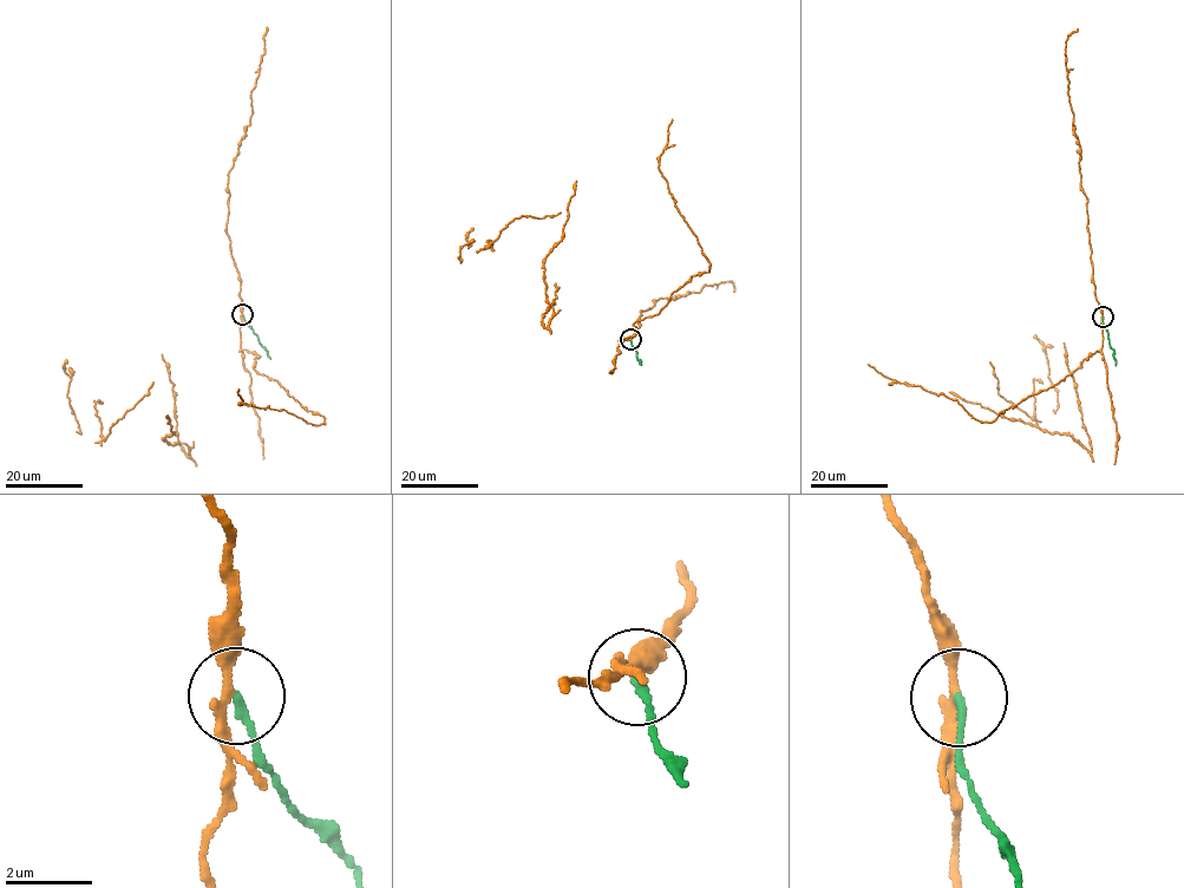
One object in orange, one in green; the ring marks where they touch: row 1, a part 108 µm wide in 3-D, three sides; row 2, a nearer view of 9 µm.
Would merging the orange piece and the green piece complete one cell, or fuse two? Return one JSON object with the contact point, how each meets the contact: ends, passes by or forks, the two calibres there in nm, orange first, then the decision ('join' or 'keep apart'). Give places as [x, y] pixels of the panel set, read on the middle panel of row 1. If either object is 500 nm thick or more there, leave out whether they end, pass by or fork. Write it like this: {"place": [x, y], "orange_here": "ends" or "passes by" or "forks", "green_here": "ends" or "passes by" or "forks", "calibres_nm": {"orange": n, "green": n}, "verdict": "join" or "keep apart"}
{"place": [630, 339], "orange_here": "passes by", "green_here": "ends", "calibres_nm": {"orange": 200, "green": 160}, "verdict": "keep apart"}

